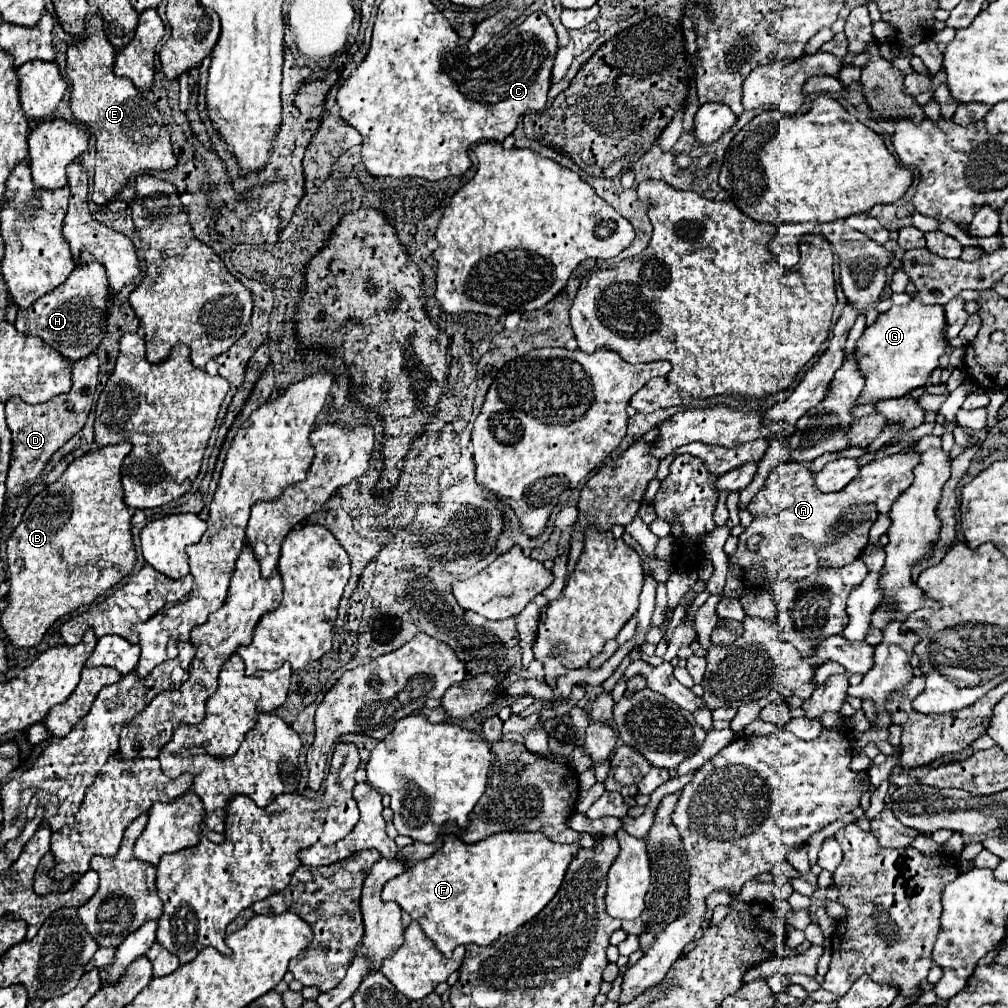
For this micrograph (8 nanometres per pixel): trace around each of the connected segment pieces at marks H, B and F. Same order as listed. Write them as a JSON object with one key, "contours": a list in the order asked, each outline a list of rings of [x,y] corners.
{"contours":[[[[95,260],[89,264],[79,264],[71,272],[71,276],[55,290],[41,296],[31,308],[17,310],[15,328],[23,334],[31,334],[47,342],[51,348],[67,356],[71,362],[89,356],[105,336],[107,324],[107,296],[109,284],[105,276],[105,268]]],[[[119,442],[119,444],[115,444],[115,446],[105,446],[105,448],[99,448],[99,450],[95,450],[95,452],[87,452],[85,456],[73,460],[73,462],[69,464],[69,468],[67,468],[53,484],[49,484],[43,492],[39,492],[39,494],[31,500],[31,504],[27,506],[27,510],[23,512],[21,524],[13,530],[13,534],[11,534],[9,540],[7,540],[7,560],[9,560],[7,580],[9,580],[9,584],[11,584],[7,598],[9,598],[11,604],[9,604],[9,608],[5,608],[5,610],[1,612],[1,626],[3,626],[5,634],[7,634],[7,638],[9,638],[15,646],[19,646],[19,648],[33,648],[33,646],[37,646],[37,644],[43,640],[45,632],[47,632],[61,616],[65,616],[65,614],[69,614],[69,612],[75,612],[75,610],[81,608],[81,606],[89,606],[97,596],[105,594],[111,586],[115,586],[117,582],[121,582],[121,580],[123,580],[125,576],[129,576],[129,572],[133,570],[133,566],[135,566],[133,540],[131,540],[131,516],[133,516],[133,512],[131,512],[129,506],[123,502],[123,486],[121,486],[121,462],[123,462],[123,458],[131,452],[131,448],[133,448],[133,446],[131,446],[129,442]]],[[[499,832],[477,844],[465,844],[449,834],[431,858],[413,864],[413,868],[405,870],[401,876],[389,880],[383,886],[383,900],[397,902],[403,912],[421,924],[437,950],[449,958],[457,946],[489,946],[499,940],[499,936],[505,936],[535,918],[557,894],[567,866],[577,852],[577,844],[557,844],[547,840],[541,832]]]]}

